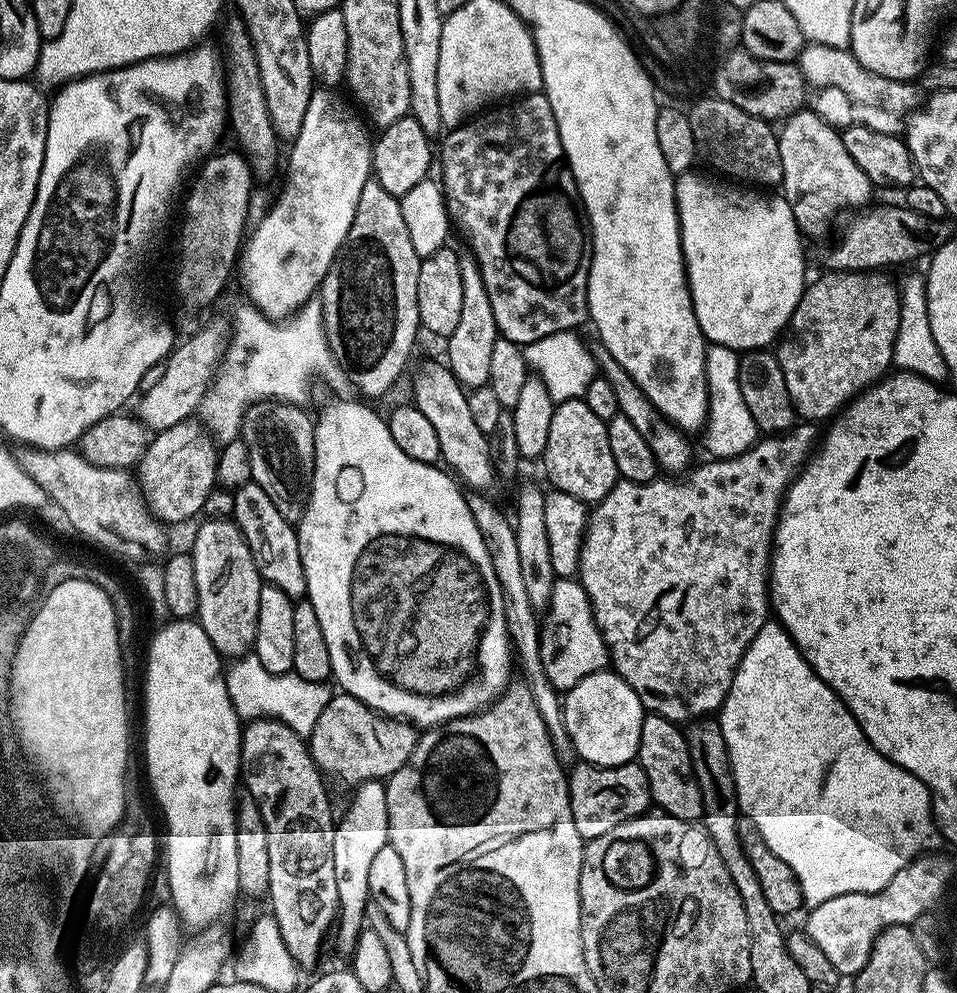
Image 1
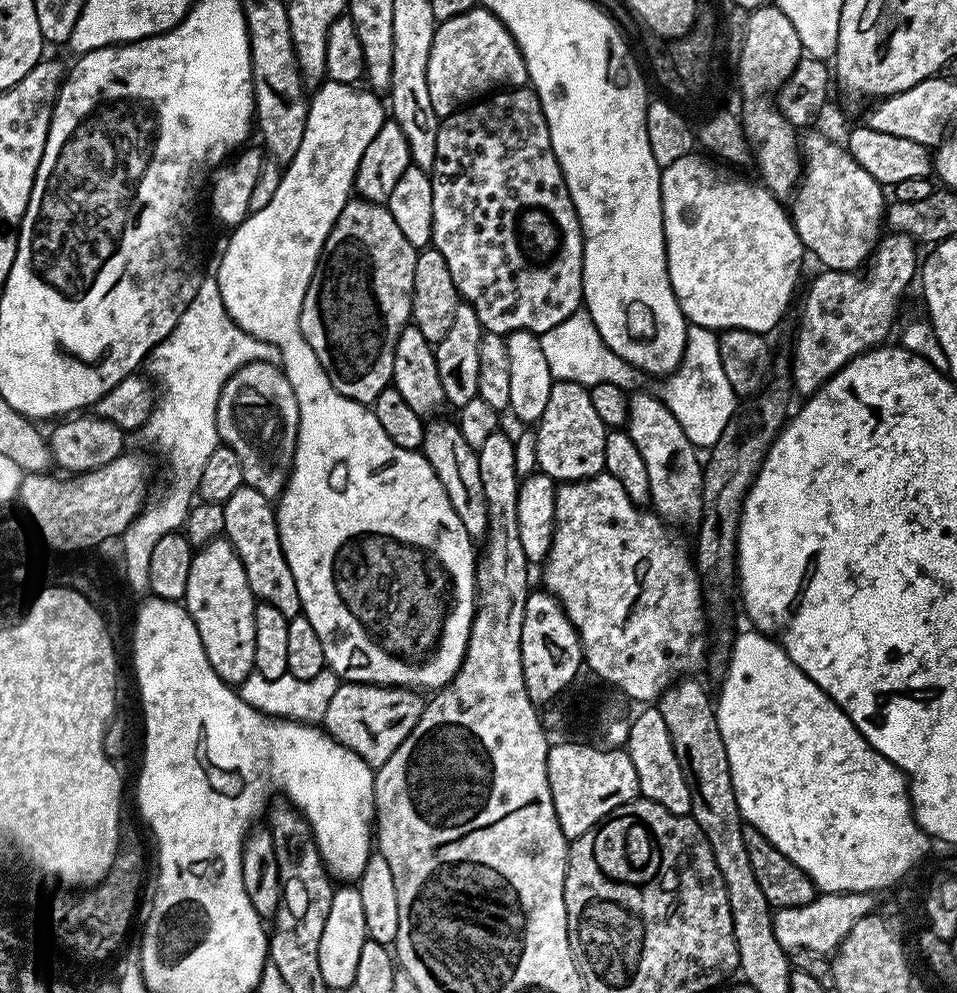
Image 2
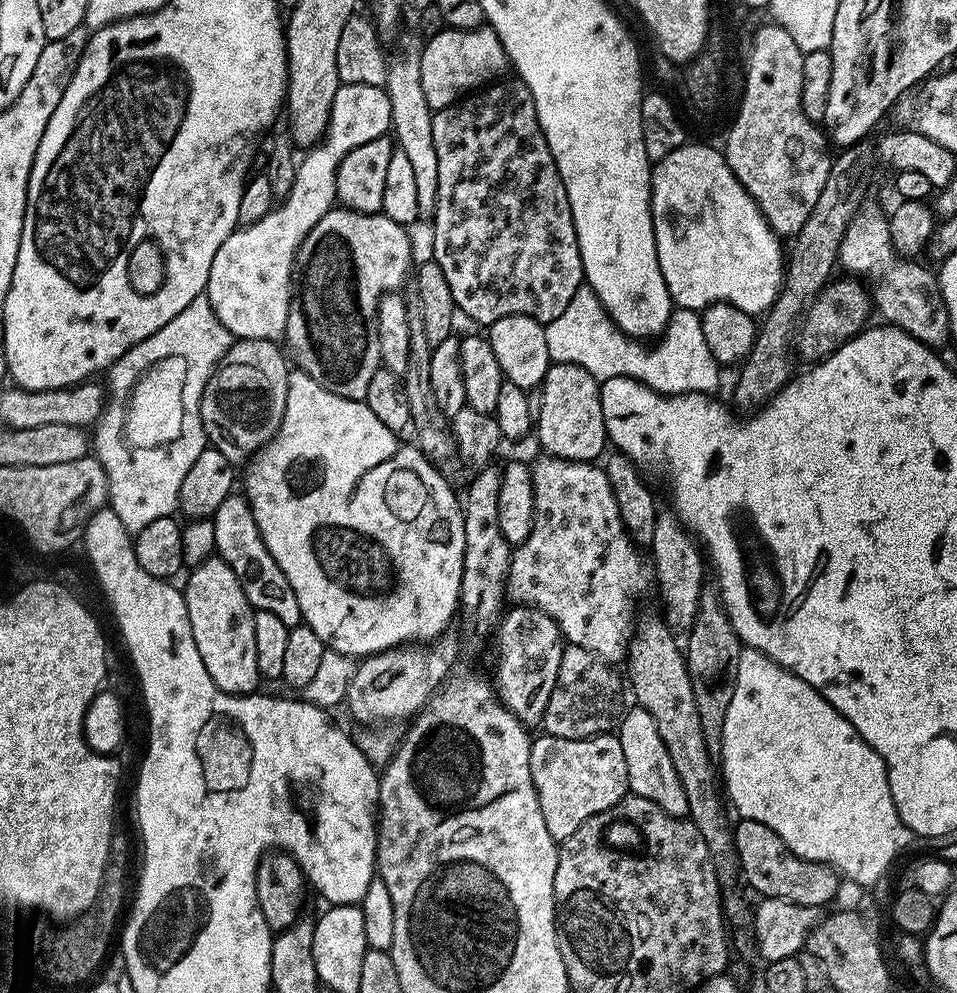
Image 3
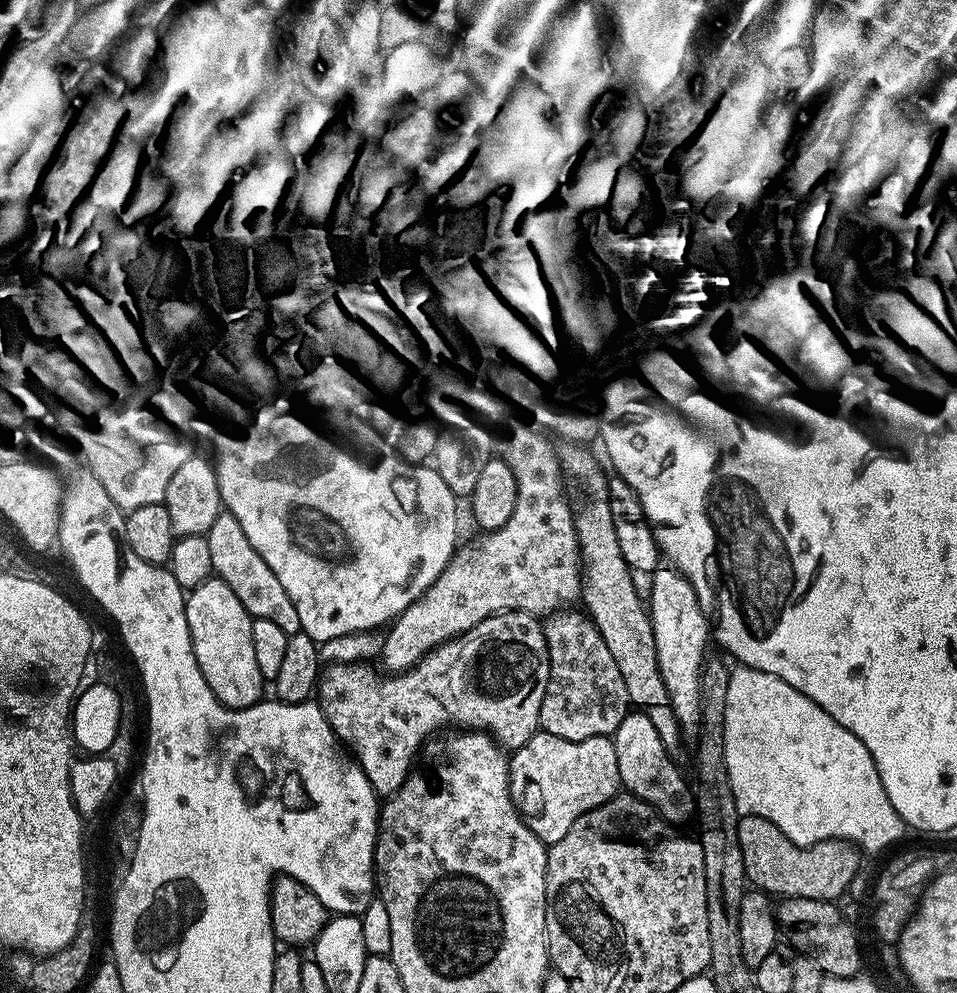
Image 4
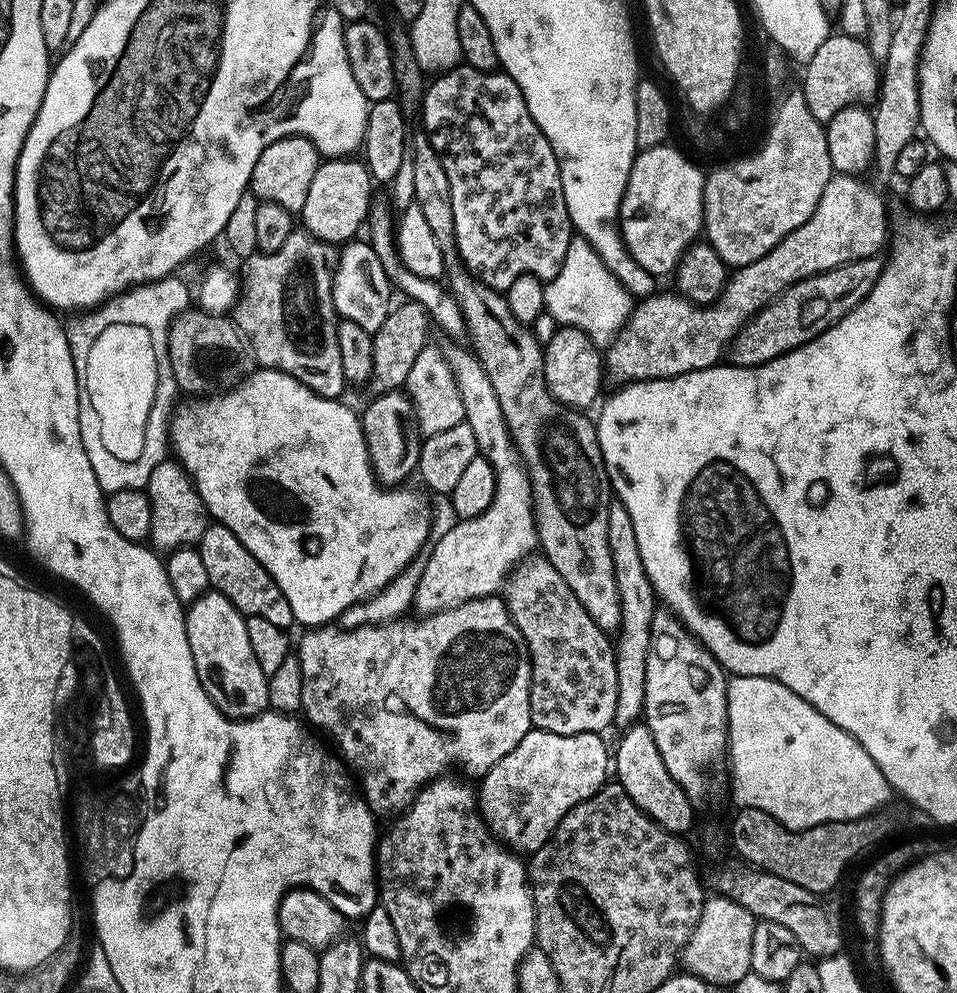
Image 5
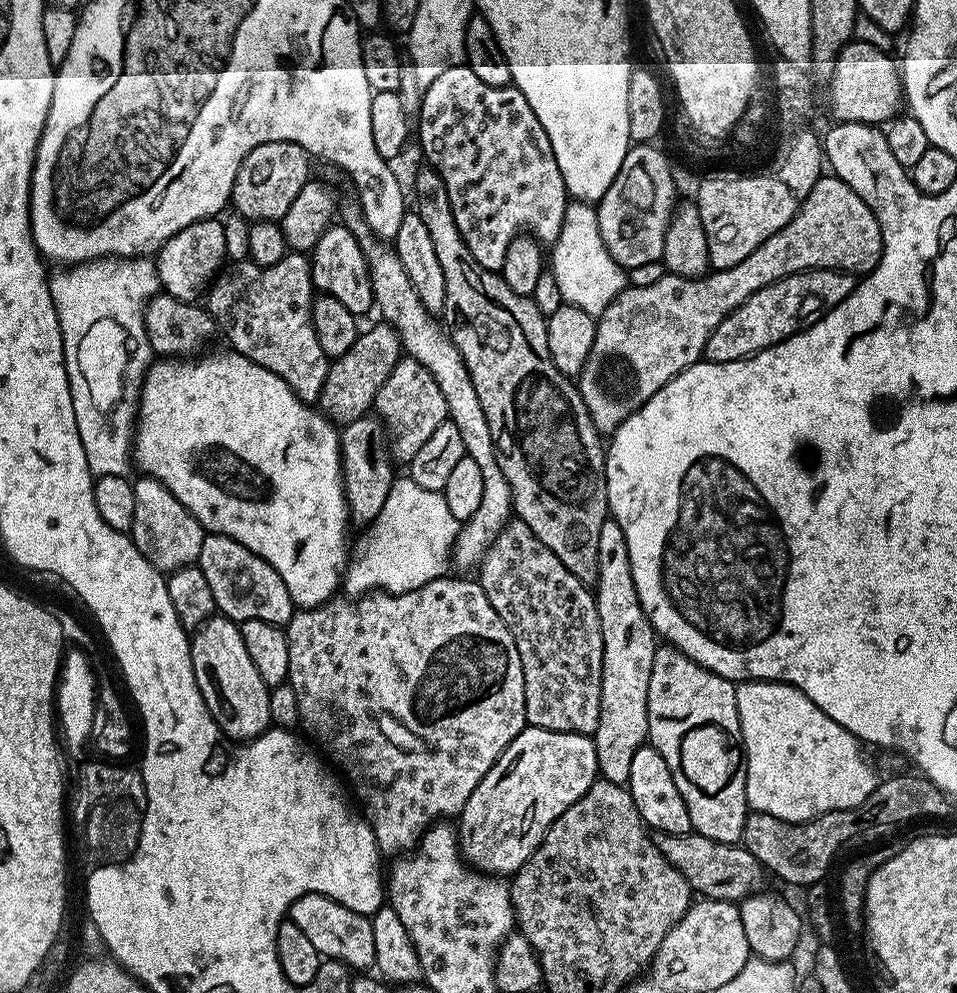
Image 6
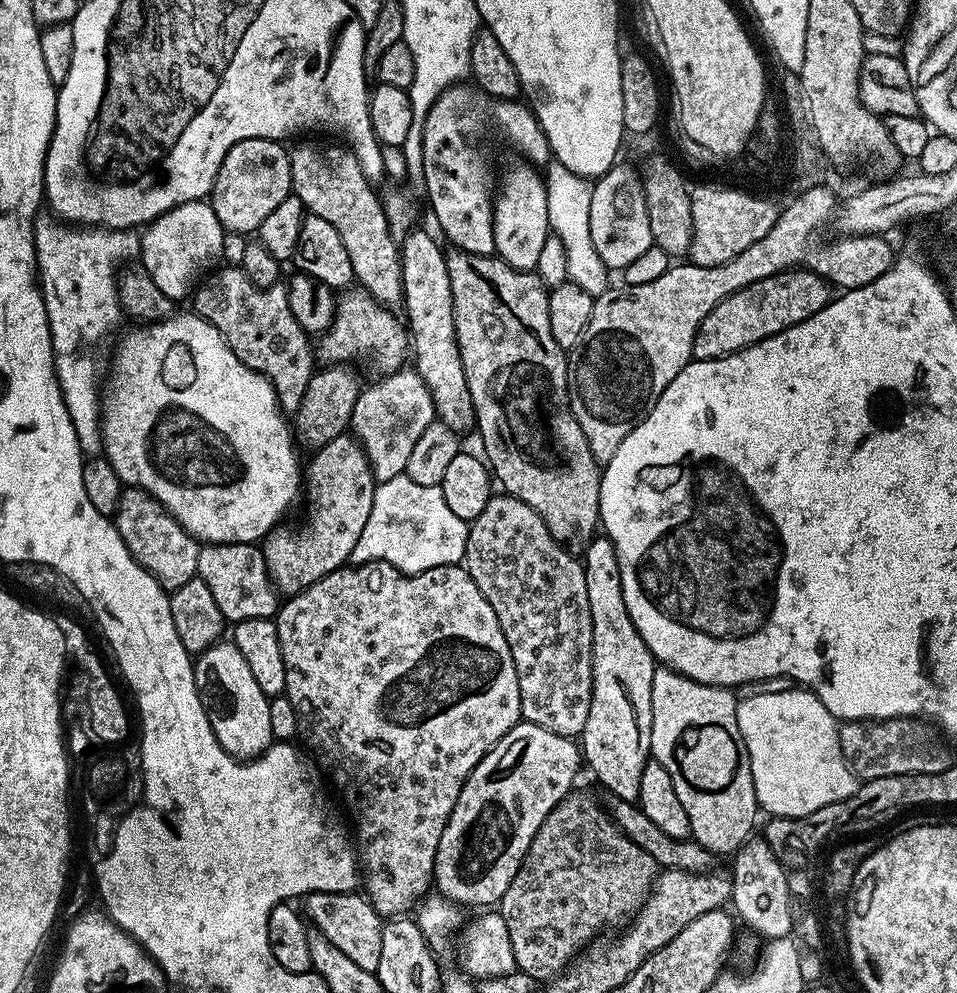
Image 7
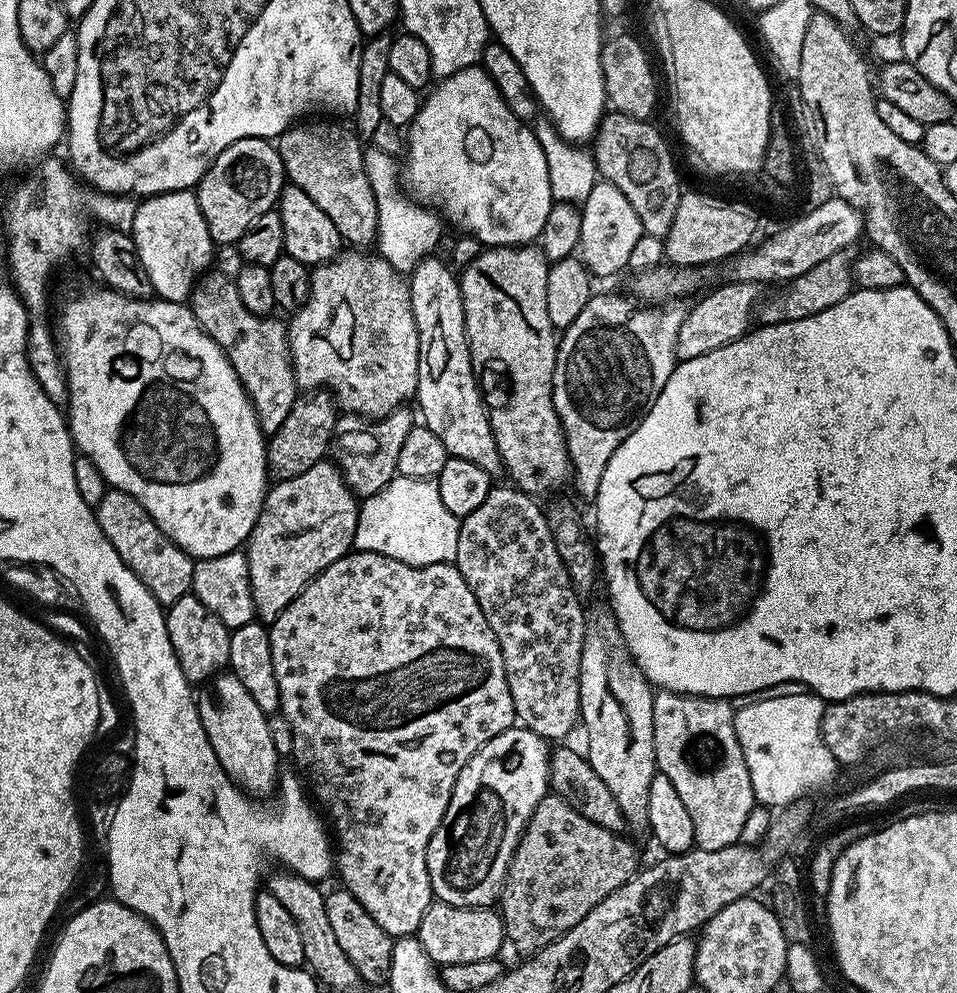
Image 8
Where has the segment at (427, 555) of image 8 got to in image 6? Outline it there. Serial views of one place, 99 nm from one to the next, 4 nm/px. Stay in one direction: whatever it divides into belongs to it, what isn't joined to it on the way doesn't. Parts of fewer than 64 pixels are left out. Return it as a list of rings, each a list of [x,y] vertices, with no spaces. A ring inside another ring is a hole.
[[[411,475],[393,479],[390,494],[386,494],[386,503],[372,521],[368,537],[360,548],[360,553],[351,557],[342,580],[342,588],[349,597],[356,598],[373,590],[382,592],[409,592],[426,586],[426,582],[434,582],[439,576],[449,571],[452,548],[456,545],[456,535],[460,533],[461,521],[450,514],[450,506],[446,506],[443,492],[426,490],[414,482]]]

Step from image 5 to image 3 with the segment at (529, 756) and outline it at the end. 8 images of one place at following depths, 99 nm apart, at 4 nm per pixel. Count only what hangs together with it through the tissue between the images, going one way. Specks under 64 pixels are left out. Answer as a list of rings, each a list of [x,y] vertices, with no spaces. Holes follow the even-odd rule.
[[[547,734],[537,735],[530,752],[530,774],[534,778],[536,793],[542,806],[542,818],[546,818],[546,830],[557,842],[563,842],[594,814],[614,806],[623,796],[629,795],[628,775],[626,774],[626,754],[622,754],[619,735],[601,734],[586,740],[567,740]]]

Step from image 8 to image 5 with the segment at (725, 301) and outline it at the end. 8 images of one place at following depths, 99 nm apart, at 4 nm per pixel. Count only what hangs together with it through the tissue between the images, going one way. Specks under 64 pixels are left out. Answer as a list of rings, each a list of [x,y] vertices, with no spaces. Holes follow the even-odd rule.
[[[871,256],[791,284],[782,295],[757,312],[732,339],[726,353],[727,363],[736,368],[753,368],[810,342],[832,324],[837,324],[846,314],[850,314],[850,310],[854,310],[854,306],[858,306],[858,302],[870,294],[883,269],[884,260],[880,256]]]

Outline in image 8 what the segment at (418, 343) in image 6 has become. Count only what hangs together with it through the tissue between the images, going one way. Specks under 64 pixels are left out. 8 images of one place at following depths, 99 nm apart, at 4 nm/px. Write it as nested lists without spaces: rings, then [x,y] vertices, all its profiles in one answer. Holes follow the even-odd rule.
[[[300,122],[287,128],[278,137],[278,151],[284,163],[284,175],[291,183],[298,185],[310,199],[318,205],[318,210],[334,222],[341,241],[348,246],[368,246],[376,239],[378,226],[378,210],[375,206],[374,191],[370,188],[370,181],[366,176],[364,165],[364,151],[360,140],[348,128],[343,128],[340,122],[324,122],[328,124],[312,124],[316,122]]]

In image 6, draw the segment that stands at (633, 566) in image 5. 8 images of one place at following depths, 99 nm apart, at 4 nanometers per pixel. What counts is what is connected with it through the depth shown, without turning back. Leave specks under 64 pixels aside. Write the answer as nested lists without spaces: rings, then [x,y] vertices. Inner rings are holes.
[[[607,519],[602,522],[602,530],[598,530],[598,578],[594,585],[594,595],[596,605],[598,606],[598,618],[602,626],[602,698],[600,699],[600,717],[598,718],[598,726],[594,733],[596,742],[596,757],[598,758],[598,766],[600,767],[599,775],[605,780],[614,782],[615,784],[627,785],[630,778],[630,762],[634,759],[634,754],[638,754],[640,748],[645,747],[648,740],[648,711],[646,710],[646,698],[650,690],[650,670],[654,667],[654,654],[658,647],[658,637],[656,631],[652,628],[652,623],[646,618],[646,614],[640,605],[638,598],[638,590],[634,586],[634,574],[630,574],[630,550],[626,550],[626,534],[622,534],[622,526],[618,526],[618,522],[614,519]]]

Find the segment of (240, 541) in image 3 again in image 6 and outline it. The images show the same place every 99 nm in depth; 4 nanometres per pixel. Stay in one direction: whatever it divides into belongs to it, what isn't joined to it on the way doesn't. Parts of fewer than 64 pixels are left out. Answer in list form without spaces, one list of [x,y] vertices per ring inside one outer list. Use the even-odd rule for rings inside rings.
[[[217,532],[205,535],[198,566],[214,594],[216,612],[219,615],[237,622],[261,620],[281,626],[287,625],[292,617],[294,605],[290,590],[286,590],[286,582],[282,582],[278,570],[274,570],[270,562],[246,550],[242,542],[234,542],[234,538]]]

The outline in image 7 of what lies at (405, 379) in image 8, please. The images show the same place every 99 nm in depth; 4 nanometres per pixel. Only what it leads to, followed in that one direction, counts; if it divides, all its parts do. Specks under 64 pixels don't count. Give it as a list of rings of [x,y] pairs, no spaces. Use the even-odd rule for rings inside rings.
[[[348,290],[339,297],[336,306],[336,317],[327,332],[318,340],[318,356],[324,359],[325,365],[347,365],[348,360],[369,360],[376,374],[399,372],[405,367],[410,356],[410,336],[405,325],[396,317],[397,313],[391,308],[379,304],[374,297],[366,291]]]

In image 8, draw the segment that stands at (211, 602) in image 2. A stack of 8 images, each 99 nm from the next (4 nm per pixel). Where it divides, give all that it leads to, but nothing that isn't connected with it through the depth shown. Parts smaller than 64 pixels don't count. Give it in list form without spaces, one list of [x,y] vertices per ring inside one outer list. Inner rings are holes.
[[[224,670],[212,677],[203,685],[199,693],[196,709],[200,712],[200,721],[206,730],[206,738],[210,746],[214,746],[214,754],[222,766],[222,770],[235,782],[237,788],[248,793],[253,798],[264,798],[264,795],[271,793],[278,784],[278,771],[276,767],[282,763],[282,757],[276,752],[274,738],[270,738],[269,727],[267,725],[268,716],[262,710],[258,710],[258,702],[250,698],[250,693],[246,691],[246,686],[238,682],[238,678],[233,676],[231,671]]]

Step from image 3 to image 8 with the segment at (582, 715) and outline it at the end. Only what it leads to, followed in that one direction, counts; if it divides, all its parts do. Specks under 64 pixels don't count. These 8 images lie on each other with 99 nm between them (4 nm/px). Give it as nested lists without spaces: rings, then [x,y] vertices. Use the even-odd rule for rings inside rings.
[[[515,486],[492,487],[486,494],[482,506],[478,510],[470,510],[470,514],[463,517],[460,522],[460,533],[458,534],[458,554],[455,565],[466,578],[474,598],[478,598],[478,606],[482,606],[482,614],[486,614],[486,622],[490,622],[490,630],[498,638],[498,646],[502,650],[502,658],[506,666],[506,678],[510,686],[510,698],[516,711],[515,719],[525,728],[529,728],[534,734],[538,734],[543,740],[549,742],[560,742],[563,736],[572,732],[572,727],[577,727],[580,718],[580,659],[582,658],[582,646],[584,645],[584,622],[586,619],[586,608],[580,605],[581,593],[576,591],[572,585],[570,574],[564,569],[562,558],[558,558],[558,546],[554,546],[554,538],[550,534],[548,517],[543,507],[539,508],[537,501],[529,496],[527,492],[520,491]]]

